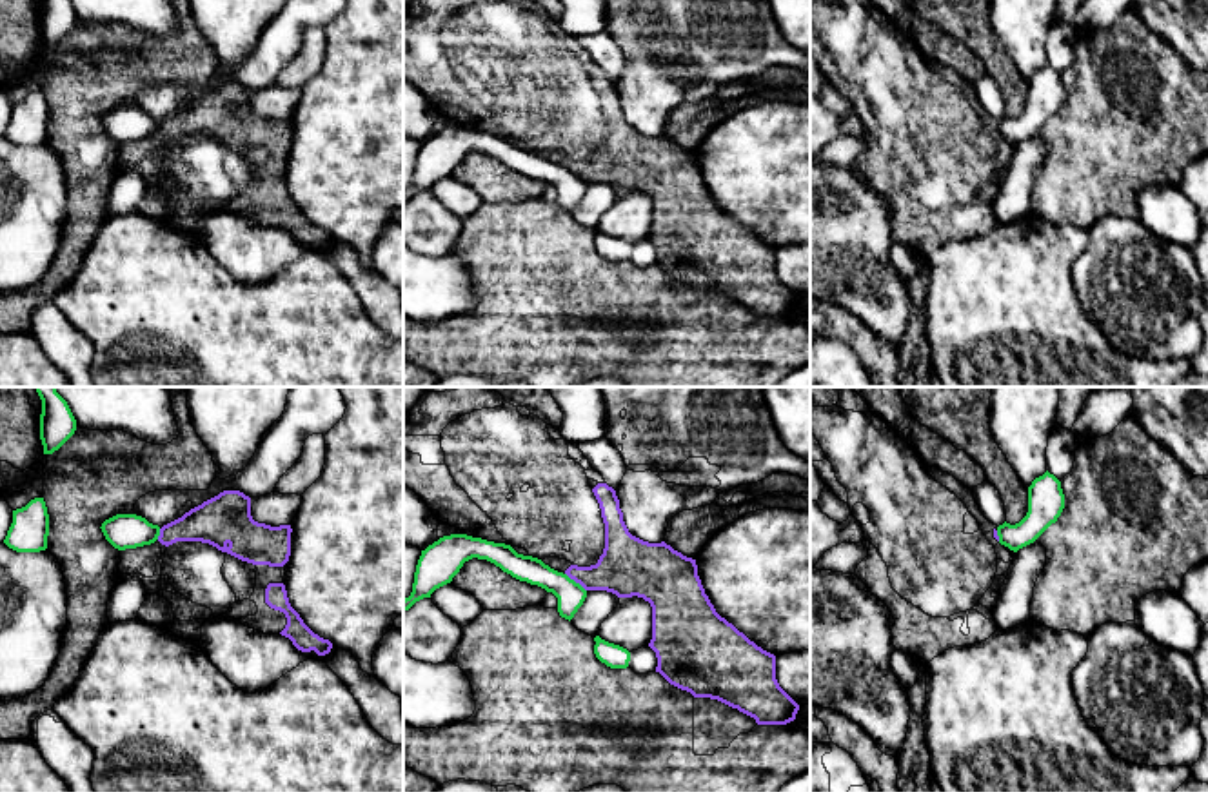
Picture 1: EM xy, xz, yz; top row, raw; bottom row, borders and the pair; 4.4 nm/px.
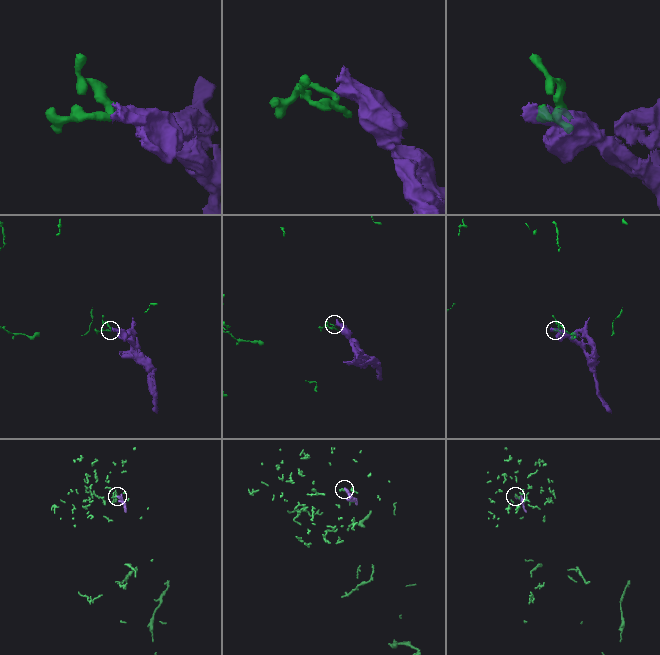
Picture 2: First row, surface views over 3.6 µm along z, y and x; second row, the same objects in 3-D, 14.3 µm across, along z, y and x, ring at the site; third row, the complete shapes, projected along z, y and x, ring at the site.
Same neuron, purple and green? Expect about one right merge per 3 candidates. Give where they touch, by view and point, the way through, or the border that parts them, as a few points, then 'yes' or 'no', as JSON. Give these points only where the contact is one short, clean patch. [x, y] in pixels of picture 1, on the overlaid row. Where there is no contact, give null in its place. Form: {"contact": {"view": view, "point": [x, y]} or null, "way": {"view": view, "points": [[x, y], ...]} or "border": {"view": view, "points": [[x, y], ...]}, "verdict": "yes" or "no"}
{"contact": {"view": "xz", "point": [576, 582]}, "border": {"view": "xz", "points": [[565, 573], [585, 591]]}, "verdict": "no"}

